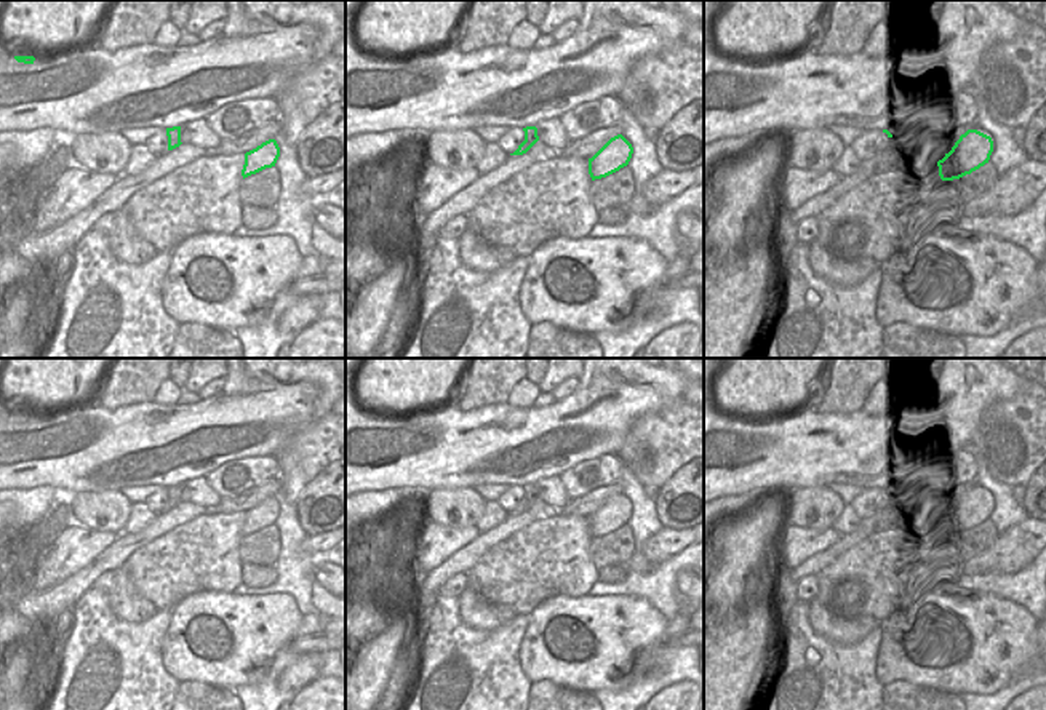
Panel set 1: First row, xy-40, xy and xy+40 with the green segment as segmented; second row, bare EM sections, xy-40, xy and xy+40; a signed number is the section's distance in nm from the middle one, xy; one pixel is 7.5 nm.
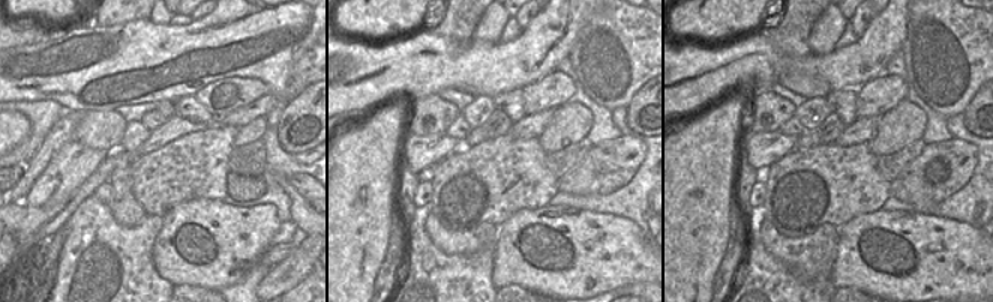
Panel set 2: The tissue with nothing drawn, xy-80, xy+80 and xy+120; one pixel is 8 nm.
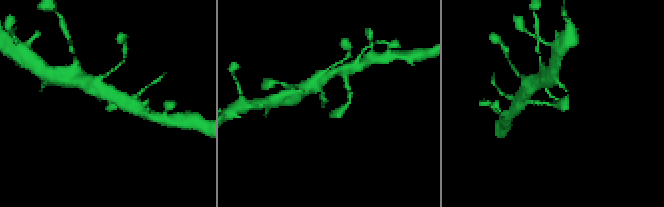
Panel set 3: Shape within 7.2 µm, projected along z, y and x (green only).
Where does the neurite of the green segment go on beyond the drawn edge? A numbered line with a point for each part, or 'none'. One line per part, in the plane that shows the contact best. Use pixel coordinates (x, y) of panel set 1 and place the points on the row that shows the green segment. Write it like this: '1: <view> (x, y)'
none.

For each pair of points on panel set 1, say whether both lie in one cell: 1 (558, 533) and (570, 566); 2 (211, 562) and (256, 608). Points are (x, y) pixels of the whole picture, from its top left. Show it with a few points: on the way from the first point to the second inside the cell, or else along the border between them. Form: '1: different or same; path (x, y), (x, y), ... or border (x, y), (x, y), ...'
1: same; path (558, 541), (558, 555), (562, 558)
2: different; border (232, 590), (194, 592)

